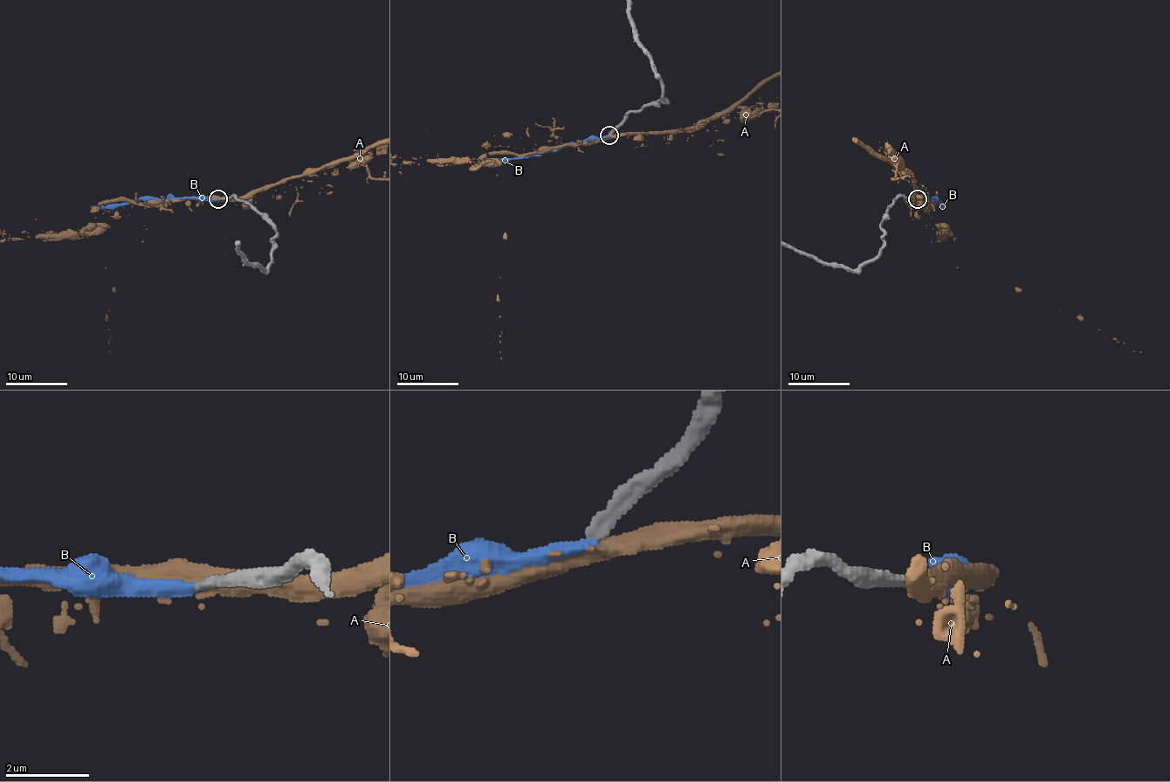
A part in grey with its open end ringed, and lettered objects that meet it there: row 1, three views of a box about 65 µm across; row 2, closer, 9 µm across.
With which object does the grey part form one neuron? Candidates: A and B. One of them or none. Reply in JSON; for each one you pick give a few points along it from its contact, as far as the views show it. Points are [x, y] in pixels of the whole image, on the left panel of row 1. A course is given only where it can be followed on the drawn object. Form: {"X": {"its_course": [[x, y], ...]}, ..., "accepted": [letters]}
{"B": {"its_course": [[218, 198], [138, 198], [90, 208]]}, "accepted": ["B"]}

